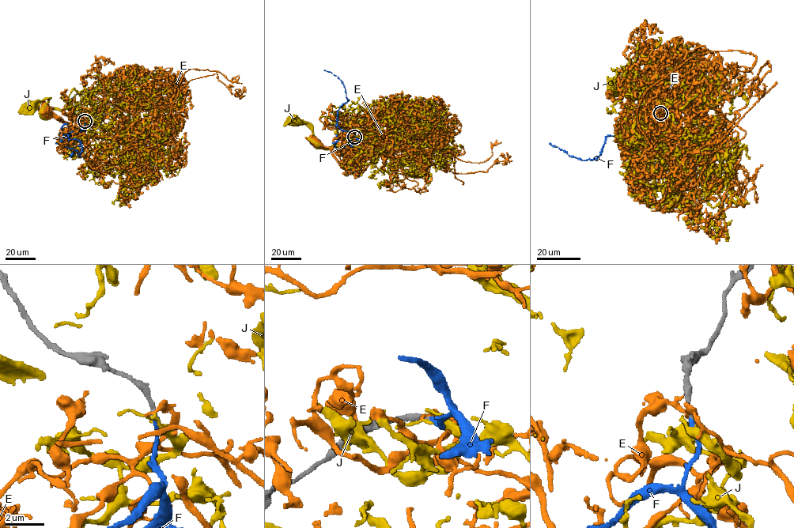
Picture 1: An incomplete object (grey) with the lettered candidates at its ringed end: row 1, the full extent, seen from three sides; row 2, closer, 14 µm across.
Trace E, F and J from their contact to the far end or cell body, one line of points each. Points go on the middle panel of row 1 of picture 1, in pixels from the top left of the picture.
E: (353, 137), (372, 145), (387, 133), (405, 130), (419, 154), (413, 159), (377, 156), (355, 173), (315, 142)
F: (354, 137), (352, 132), (342, 130), (337, 125), (338, 110), (348, 100), (345, 88), (337, 76), (323, 69)
J: (354, 137), (385, 147), (377, 152), (318, 148), (308, 137), (311, 130), (293, 118)

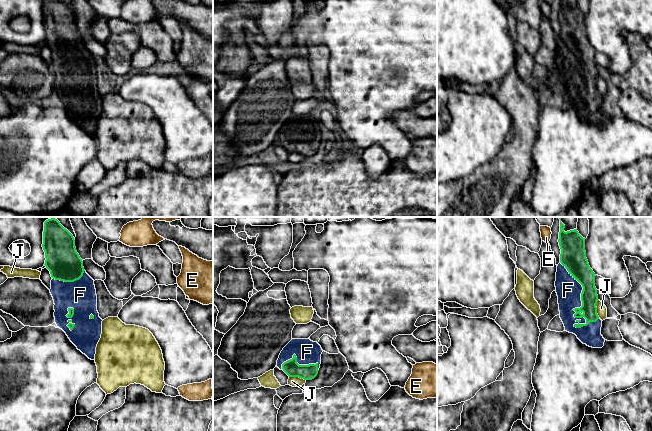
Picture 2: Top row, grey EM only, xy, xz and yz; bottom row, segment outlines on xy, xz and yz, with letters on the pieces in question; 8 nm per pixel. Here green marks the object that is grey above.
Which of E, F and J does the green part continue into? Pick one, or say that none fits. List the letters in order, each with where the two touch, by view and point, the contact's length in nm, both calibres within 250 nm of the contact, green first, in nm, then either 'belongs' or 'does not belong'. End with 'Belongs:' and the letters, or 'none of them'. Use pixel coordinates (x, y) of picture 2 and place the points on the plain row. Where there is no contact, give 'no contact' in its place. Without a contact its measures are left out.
E: no contact; does not belong
F: meets green in yz at (581, 76); contact 550 nm long; 160 nm thick on the green side, 200 nm on the other; belongs
J: meets green in yz at (596, 85); contact 140 nm long; 140 nm thick on the green side, 80 nm on the other; does not belong
Belongs: F

